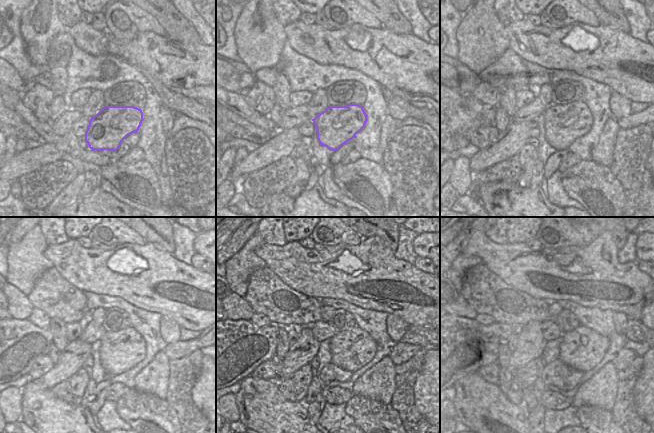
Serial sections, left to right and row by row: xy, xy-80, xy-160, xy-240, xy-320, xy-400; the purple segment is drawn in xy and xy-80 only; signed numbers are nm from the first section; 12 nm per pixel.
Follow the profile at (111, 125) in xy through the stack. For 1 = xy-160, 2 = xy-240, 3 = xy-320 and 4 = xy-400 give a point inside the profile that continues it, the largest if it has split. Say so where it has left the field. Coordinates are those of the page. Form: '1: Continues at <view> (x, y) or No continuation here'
1: Continues at xy-160 (563, 125)
2: Continues at xy-240 (120, 351)
3: Continues at xy-320 (352, 349)
4: Continues at xy-400 (581, 349)

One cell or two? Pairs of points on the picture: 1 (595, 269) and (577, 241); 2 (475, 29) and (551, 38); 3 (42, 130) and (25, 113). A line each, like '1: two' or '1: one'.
1: two
2: two
3: one

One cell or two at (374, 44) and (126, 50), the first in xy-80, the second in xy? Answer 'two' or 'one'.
one

